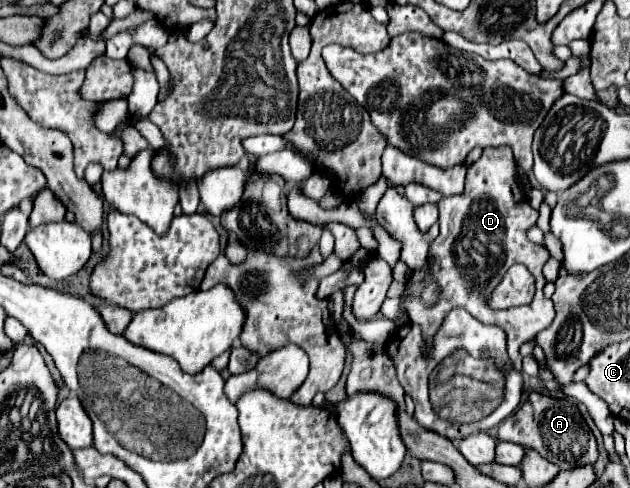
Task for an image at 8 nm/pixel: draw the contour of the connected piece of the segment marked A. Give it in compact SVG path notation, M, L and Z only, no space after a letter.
M530 393L528 399L520 405L520 409L500 423L496 437L498 441L512 441L526 449L534 449L544 459L552 461L558 467L594 465L598 459L598 447L596 447L596 439L590 427L578 413L576 405L572 405L564 397Z

